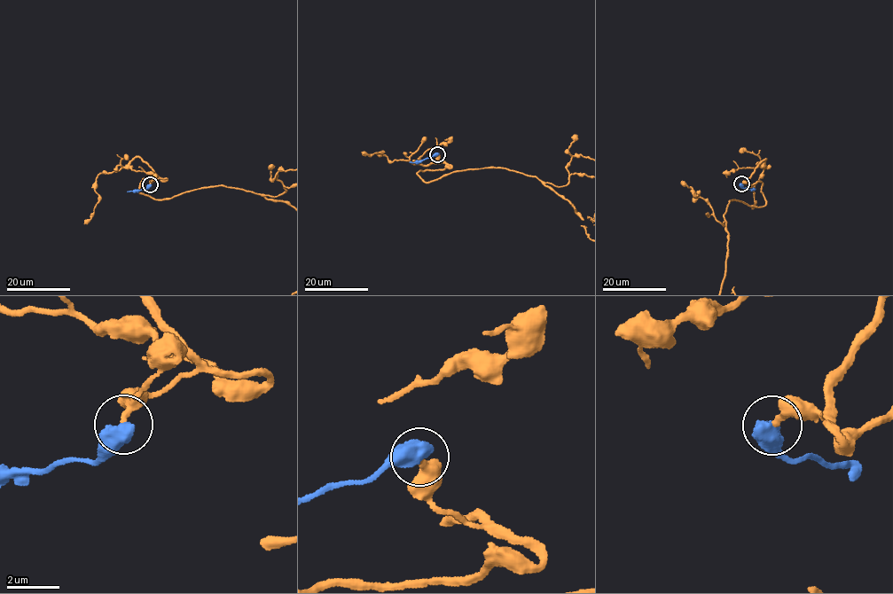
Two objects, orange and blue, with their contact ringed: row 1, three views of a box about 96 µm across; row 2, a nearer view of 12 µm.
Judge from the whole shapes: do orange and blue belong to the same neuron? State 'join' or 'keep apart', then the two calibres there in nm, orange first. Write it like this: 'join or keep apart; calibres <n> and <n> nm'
join; calibres 260 and 750 nm

